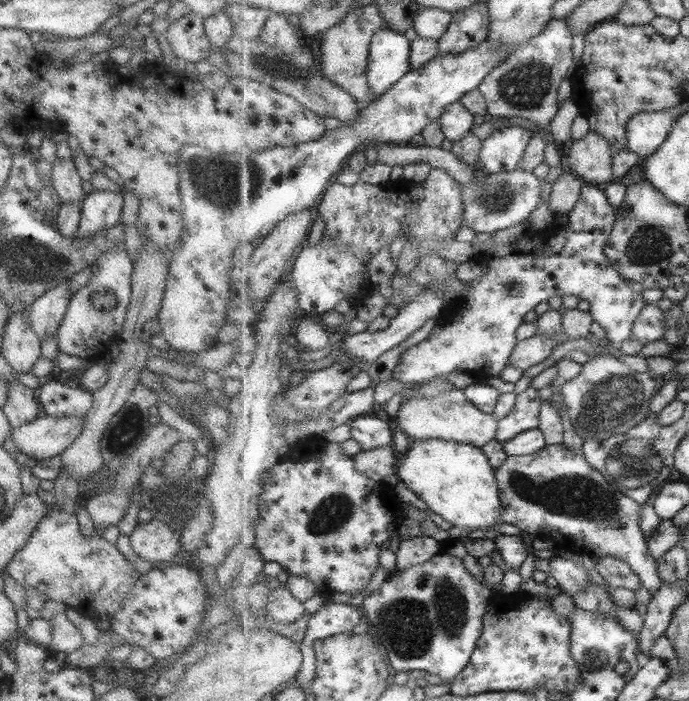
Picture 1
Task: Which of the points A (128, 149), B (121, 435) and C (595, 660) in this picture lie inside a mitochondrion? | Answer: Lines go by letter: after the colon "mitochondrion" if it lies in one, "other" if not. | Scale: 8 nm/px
A: other
B: mitochondrion
C: mitochondrion

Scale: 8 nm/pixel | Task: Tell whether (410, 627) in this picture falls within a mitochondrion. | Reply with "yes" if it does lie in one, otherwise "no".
yes

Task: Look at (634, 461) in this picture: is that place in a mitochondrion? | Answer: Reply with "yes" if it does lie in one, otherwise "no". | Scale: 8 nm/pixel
yes

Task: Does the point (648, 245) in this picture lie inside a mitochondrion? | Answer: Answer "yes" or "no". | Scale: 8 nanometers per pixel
yes

